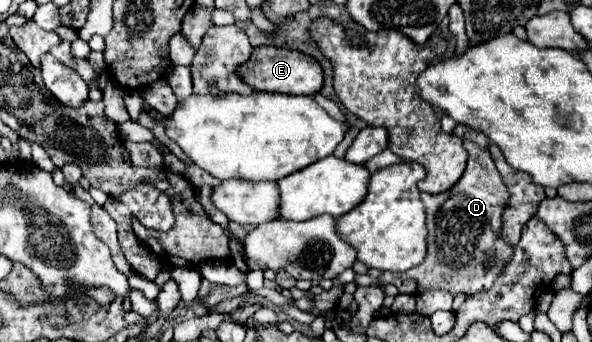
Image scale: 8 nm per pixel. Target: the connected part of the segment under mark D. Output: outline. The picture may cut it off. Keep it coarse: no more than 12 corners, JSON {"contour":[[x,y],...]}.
{"contour":[[464,142],[464,176],[422,194],[428,254],[382,272],[402,294],[476,294],[510,262],[508,190],[488,146]]}

